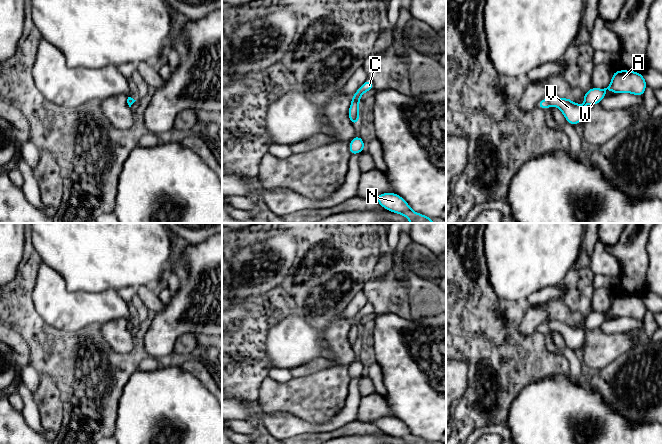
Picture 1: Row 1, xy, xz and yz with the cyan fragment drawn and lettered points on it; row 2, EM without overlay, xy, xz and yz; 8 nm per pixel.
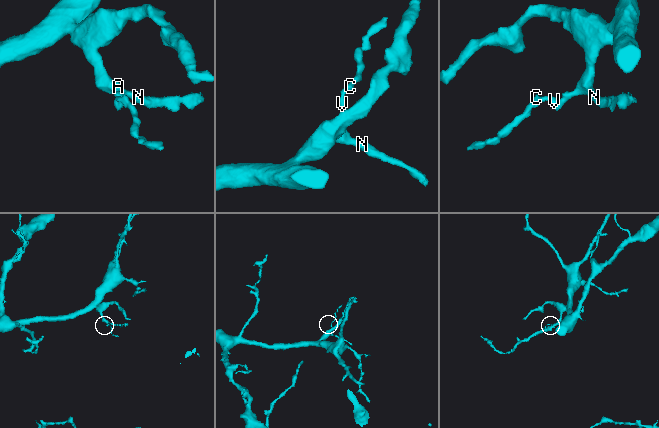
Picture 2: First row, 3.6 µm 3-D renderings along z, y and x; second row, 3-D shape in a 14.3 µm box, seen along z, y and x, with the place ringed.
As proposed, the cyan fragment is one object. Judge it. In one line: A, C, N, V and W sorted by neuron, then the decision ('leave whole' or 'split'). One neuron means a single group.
groups A C N V W; leave whole

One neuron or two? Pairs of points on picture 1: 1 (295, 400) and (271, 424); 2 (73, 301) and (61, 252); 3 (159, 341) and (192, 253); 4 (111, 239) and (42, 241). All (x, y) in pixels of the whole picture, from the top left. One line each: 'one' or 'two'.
1: two
2: two
3: one
4: one

